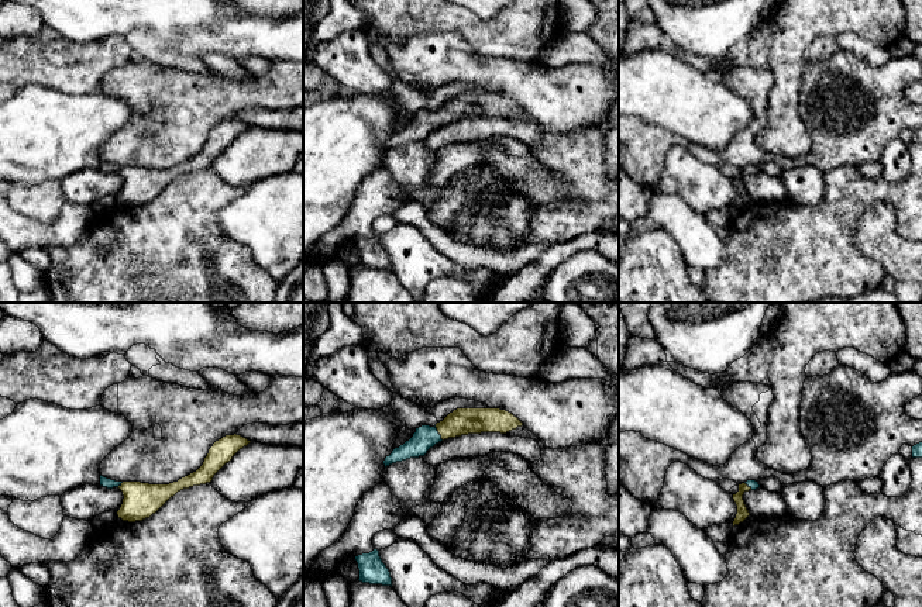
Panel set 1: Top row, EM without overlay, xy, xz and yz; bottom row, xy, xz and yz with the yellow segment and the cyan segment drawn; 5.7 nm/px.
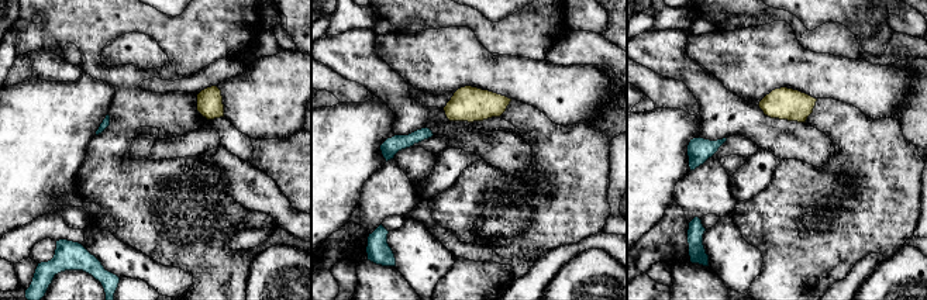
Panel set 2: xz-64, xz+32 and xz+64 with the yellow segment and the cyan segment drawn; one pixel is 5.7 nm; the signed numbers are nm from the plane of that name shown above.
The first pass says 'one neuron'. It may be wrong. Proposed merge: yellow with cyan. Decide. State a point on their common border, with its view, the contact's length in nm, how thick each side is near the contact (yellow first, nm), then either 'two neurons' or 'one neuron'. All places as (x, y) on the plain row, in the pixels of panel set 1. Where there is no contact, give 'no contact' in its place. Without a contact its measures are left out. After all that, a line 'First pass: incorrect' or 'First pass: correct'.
xz (439, 117) | 100 nm | 160/140 nm | one neuron
First pass: correct

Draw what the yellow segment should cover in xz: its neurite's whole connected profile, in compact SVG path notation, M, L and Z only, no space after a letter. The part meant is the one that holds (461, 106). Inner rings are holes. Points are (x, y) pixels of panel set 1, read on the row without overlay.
M457 93L434 111L422 110L413 121L385 142L385 152L410 142L424 141L436 128L468 118L506 118L523 107L512 97L500 93Z

